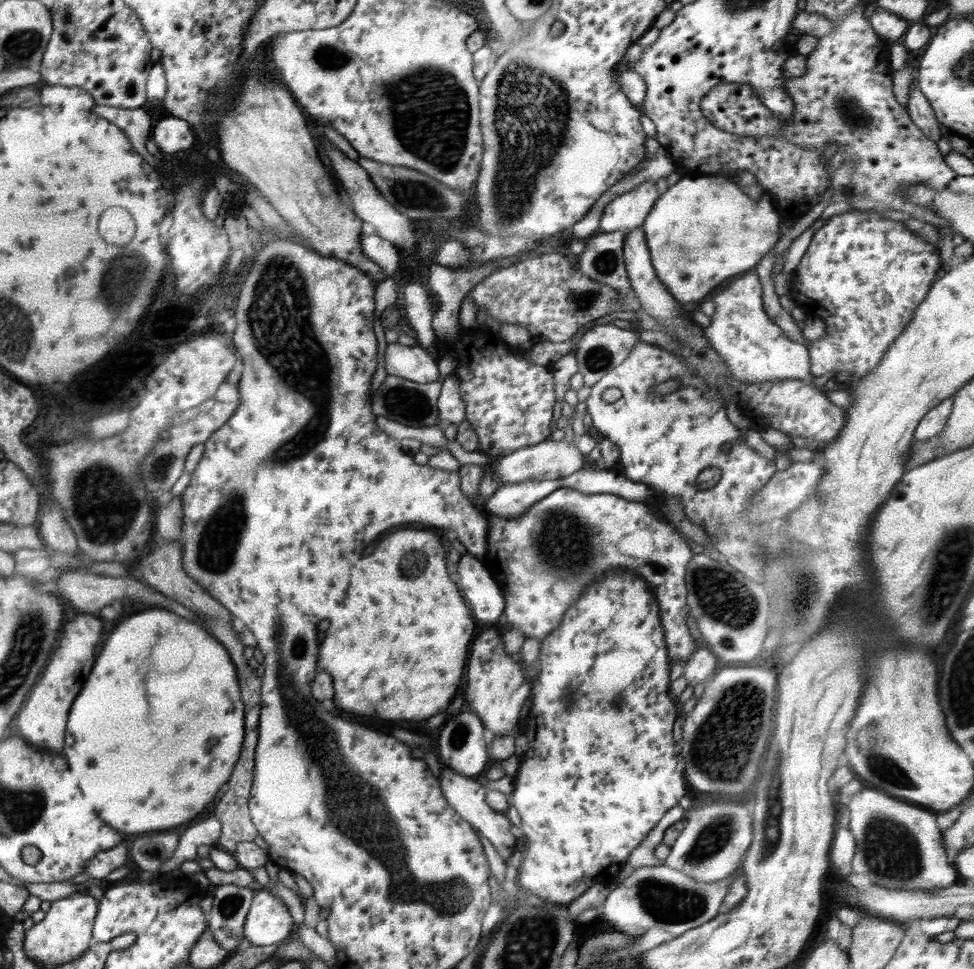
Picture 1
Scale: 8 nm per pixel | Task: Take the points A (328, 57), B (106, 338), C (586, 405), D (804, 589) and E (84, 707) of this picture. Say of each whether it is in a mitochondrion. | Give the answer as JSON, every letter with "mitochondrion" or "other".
{"A":"mitochondrion","B":"other","C":"other","D":"mitochondrion","E":"other"}

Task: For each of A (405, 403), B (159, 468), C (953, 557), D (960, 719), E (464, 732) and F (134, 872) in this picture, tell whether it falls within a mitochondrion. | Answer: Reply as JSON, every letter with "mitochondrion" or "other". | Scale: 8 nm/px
{"A":"mitochondrion","B":"mitochondrion","C":"mitochondrion","D":"mitochondrion","E":"mitochondrion","F":"other"}

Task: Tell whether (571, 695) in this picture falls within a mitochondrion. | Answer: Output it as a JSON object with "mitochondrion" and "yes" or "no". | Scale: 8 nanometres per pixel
{"mitochondrion":"yes"}

